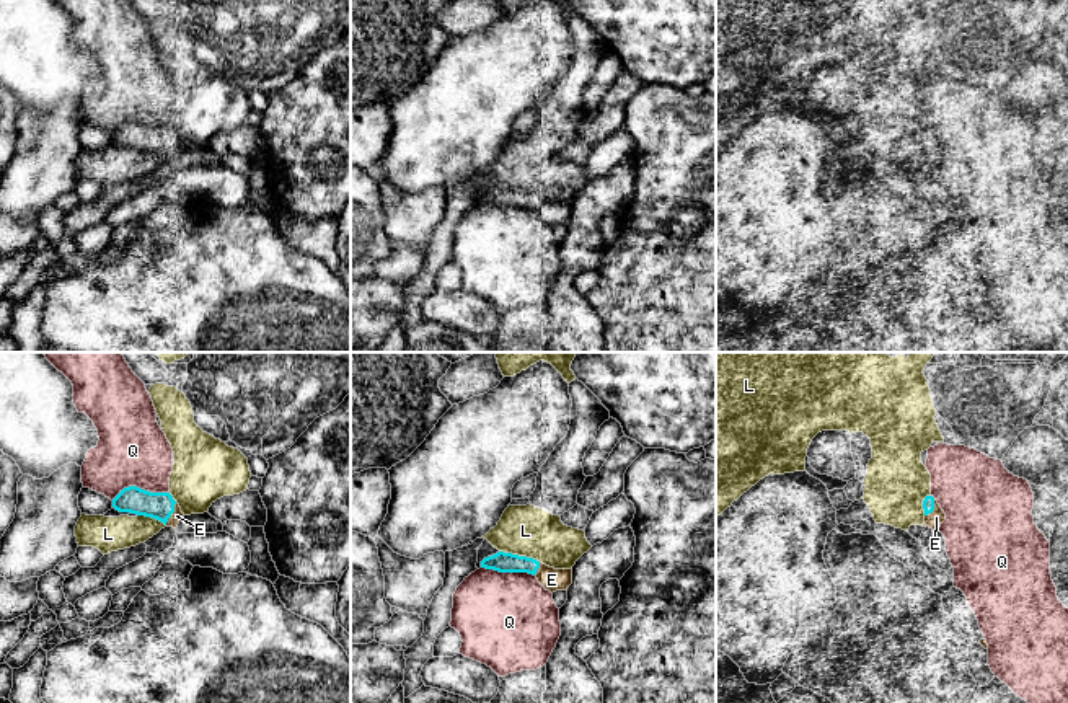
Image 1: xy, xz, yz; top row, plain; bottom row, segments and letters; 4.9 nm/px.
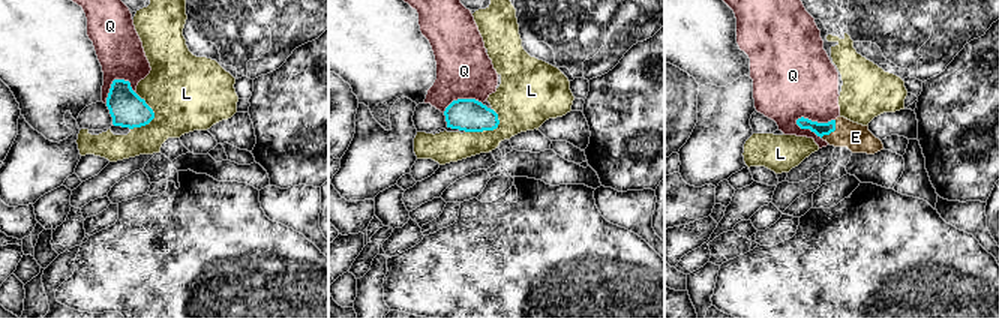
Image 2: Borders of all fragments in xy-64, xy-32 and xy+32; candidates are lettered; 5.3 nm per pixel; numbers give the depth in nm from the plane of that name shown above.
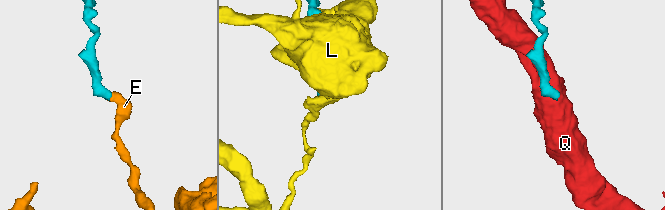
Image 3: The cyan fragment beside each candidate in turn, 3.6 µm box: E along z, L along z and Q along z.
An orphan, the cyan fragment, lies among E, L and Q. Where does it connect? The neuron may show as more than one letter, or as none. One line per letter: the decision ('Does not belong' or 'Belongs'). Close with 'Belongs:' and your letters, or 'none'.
E: Belongs
L: Does not belong
Q: Does not belong
Belongs: E

